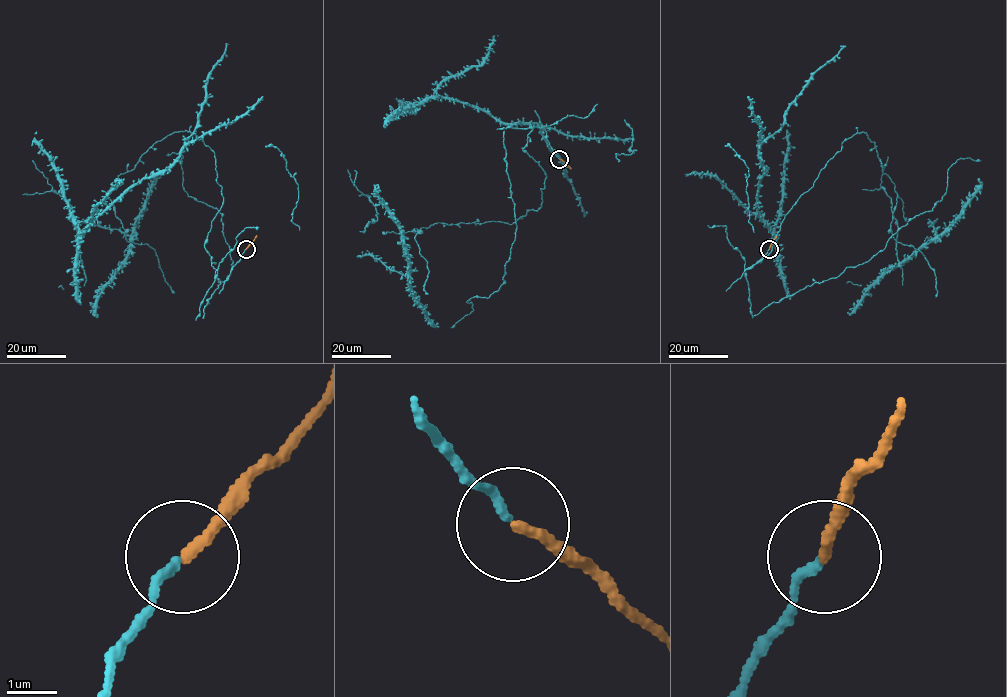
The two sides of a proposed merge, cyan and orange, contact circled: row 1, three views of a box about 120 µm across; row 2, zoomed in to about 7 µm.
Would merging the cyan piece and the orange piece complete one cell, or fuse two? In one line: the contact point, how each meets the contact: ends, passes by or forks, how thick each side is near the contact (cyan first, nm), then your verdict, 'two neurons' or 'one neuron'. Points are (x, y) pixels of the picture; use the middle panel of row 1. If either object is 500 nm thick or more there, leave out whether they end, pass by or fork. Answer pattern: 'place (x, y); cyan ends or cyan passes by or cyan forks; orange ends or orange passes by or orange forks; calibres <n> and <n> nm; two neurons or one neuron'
place (559, 159); cyan ends; orange ends; calibres 160 and 220 nm; one neuron

